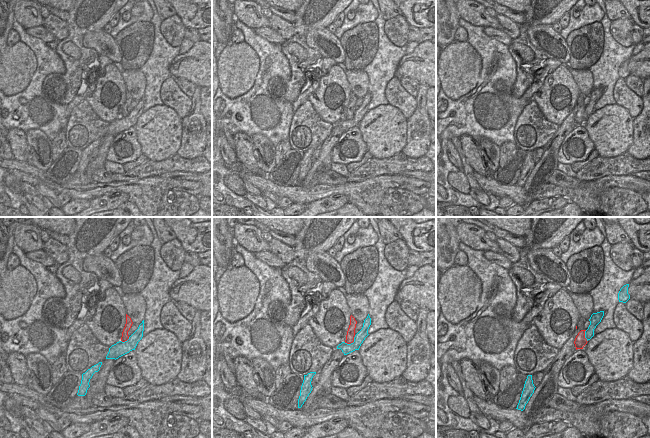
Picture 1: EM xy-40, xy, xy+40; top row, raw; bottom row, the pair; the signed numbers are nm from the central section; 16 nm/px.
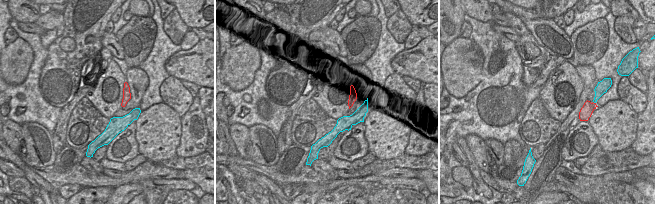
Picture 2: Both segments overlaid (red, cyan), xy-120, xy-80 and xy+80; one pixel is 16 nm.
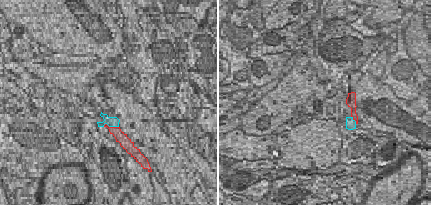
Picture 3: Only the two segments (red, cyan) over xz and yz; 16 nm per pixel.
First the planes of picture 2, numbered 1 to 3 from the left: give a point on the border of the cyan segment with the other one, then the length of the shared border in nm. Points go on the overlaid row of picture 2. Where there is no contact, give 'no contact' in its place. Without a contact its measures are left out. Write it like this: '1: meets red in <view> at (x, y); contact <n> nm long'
1: no contact
2: no contact
3: meets red in xy+80 at (593, 102); contact 60 nm long

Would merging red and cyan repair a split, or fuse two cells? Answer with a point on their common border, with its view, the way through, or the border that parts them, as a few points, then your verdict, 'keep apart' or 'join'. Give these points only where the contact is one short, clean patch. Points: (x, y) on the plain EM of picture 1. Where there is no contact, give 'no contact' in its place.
contact xy (351, 118); border xy (355, 111), (352, 118), (344, 118); keep apart

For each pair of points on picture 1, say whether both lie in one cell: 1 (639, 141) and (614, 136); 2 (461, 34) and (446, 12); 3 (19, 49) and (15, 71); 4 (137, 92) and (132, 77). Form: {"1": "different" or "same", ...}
{"1": "different", "2": "different", "3": "same", "4": "same"}

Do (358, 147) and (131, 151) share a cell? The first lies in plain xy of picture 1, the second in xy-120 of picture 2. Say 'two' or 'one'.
one

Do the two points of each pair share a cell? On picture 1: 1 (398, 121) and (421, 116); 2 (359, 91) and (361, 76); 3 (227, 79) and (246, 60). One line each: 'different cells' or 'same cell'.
1: different cells
2: same cell
3: same cell

